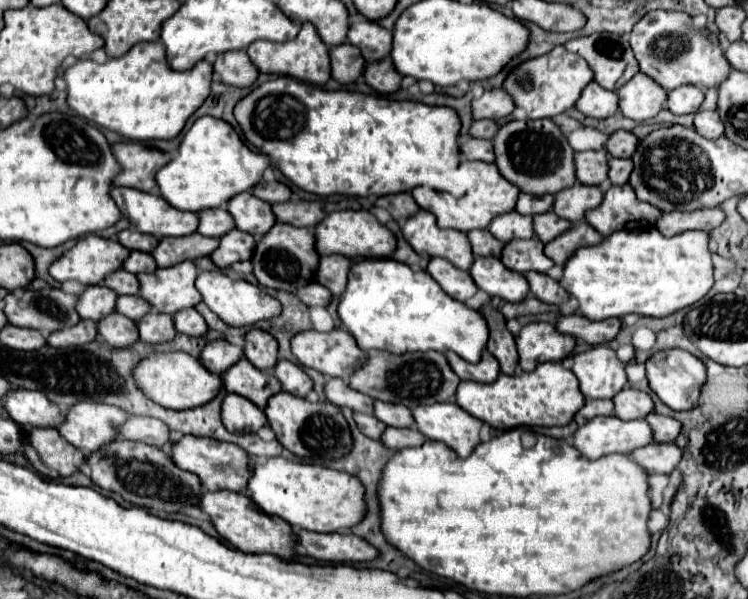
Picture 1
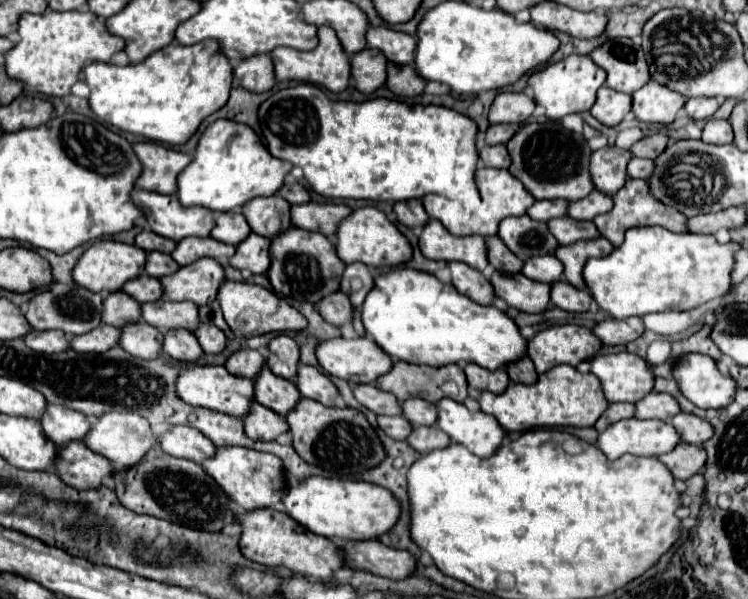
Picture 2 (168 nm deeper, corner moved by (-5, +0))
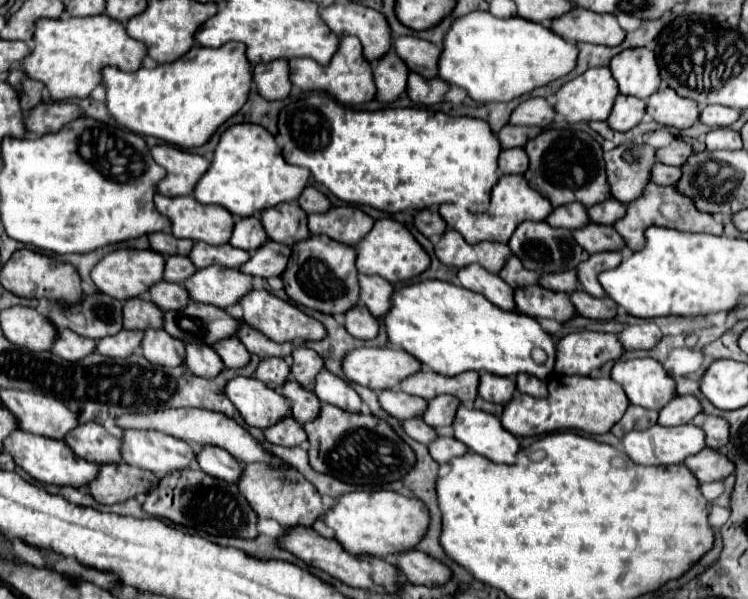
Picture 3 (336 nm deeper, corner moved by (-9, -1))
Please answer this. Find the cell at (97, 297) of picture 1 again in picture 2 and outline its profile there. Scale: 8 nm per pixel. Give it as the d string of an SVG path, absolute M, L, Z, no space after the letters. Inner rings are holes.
M116 291L104 299L102 323L124 327L124 323L134 323L134 321L140 321L140 303L132 299L128 293Z

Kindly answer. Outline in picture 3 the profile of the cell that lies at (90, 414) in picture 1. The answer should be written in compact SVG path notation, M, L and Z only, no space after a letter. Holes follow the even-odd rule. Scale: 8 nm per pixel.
M124 430L120 446L122 462L164 476L172 470L188 468L194 450L180 438L158 430Z

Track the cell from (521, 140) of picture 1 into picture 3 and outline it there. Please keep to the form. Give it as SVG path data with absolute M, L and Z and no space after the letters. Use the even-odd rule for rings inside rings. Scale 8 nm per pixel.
M546 128L542 134L528 140L524 150L530 158L530 166L524 172L524 178L528 180L530 188L538 190L544 198L548 198L554 208L568 202L580 202L584 206L592 206L610 198L602 148L586 132L570 128L564 130Z

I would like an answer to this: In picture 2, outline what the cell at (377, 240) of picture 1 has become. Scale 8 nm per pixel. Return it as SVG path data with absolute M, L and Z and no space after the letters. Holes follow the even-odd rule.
M362 207L340 223L338 233L336 233L336 251L338 251L338 257L346 265L348 263L364 263L364 265L378 267L378 269L398 267L412 259L412 247L410 247L408 239L376 207Z

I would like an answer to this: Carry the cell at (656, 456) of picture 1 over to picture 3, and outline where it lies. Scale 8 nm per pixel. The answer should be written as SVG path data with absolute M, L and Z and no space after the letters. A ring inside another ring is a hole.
M702 448L696 456L688 456L684 466L698 478L698 482L714 482L732 474L730 460L712 448Z

